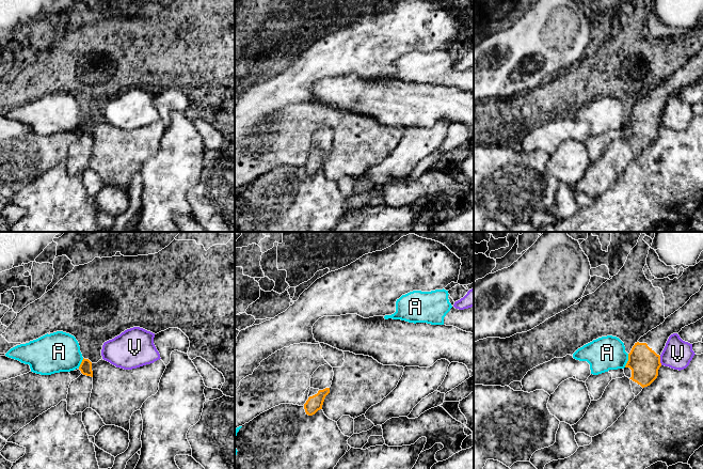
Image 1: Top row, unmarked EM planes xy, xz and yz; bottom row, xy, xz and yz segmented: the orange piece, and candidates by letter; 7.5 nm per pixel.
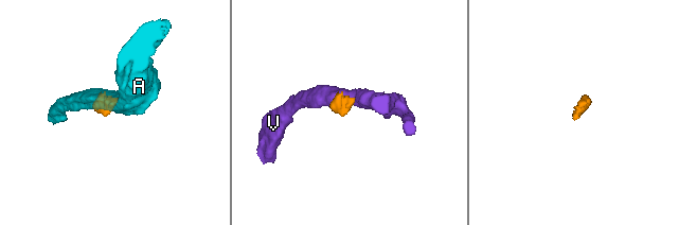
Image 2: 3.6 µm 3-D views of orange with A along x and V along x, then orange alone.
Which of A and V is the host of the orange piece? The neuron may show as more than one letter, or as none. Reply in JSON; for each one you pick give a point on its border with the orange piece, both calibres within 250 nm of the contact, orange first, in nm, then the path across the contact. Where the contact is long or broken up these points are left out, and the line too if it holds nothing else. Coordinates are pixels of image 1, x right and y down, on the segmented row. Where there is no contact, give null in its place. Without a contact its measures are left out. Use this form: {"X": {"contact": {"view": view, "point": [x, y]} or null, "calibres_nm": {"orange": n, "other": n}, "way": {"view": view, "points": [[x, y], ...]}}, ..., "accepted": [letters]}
{"accepted": []}

